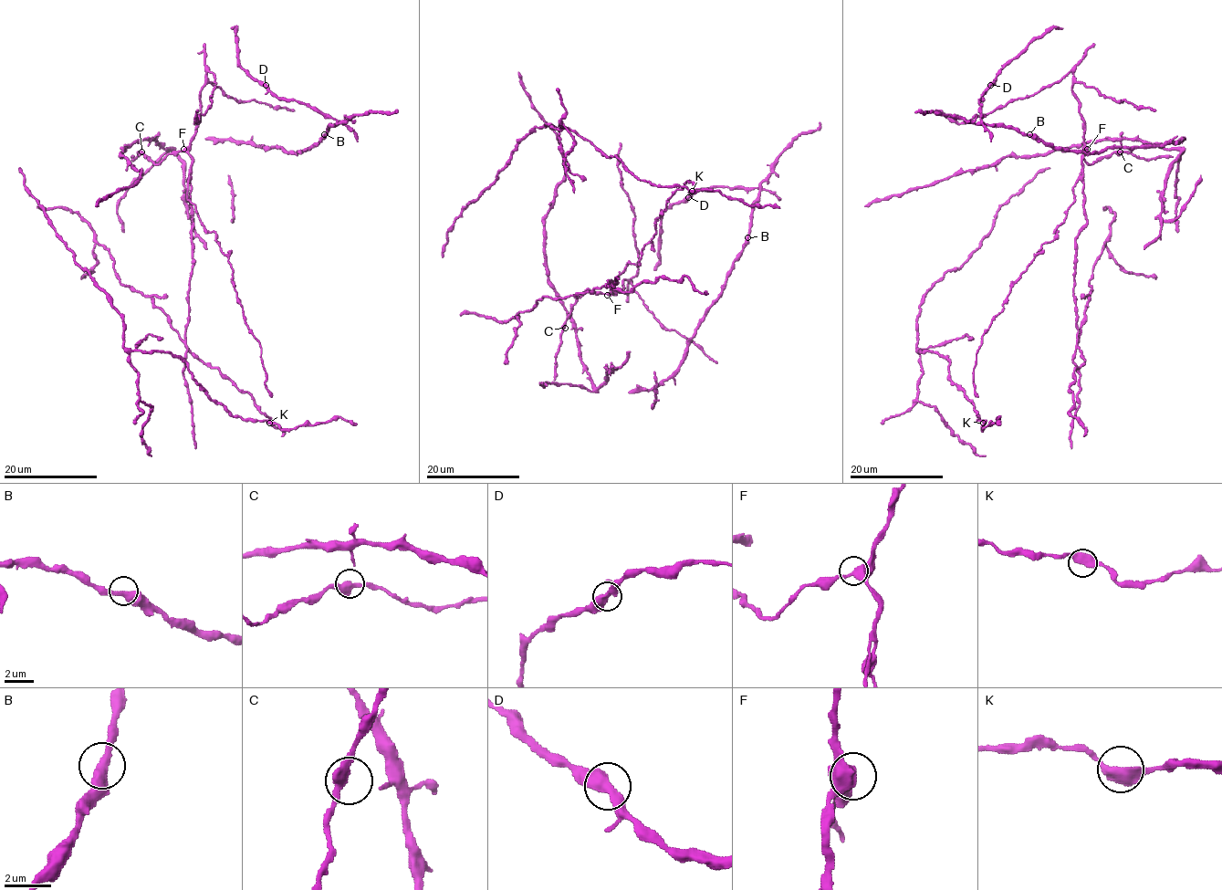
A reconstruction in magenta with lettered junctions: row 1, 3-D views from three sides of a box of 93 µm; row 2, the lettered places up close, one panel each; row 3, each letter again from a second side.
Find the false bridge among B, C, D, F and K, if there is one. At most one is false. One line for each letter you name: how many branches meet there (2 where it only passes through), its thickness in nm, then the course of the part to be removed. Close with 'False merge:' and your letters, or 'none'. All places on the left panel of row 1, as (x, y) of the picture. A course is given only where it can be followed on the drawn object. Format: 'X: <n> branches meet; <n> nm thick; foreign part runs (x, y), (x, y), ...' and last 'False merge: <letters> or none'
False merge: none

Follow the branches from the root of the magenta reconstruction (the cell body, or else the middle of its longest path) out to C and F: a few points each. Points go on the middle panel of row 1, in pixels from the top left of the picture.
C: (620, 274), (612, 282), (610, 280), (611, 287), (615, 288), (610, 292), (586, 291), (573, 305), (565, 328)
F: (620, 274), (612, 282), (610, 280), (611, 287), (615, 288), (607, 295)

